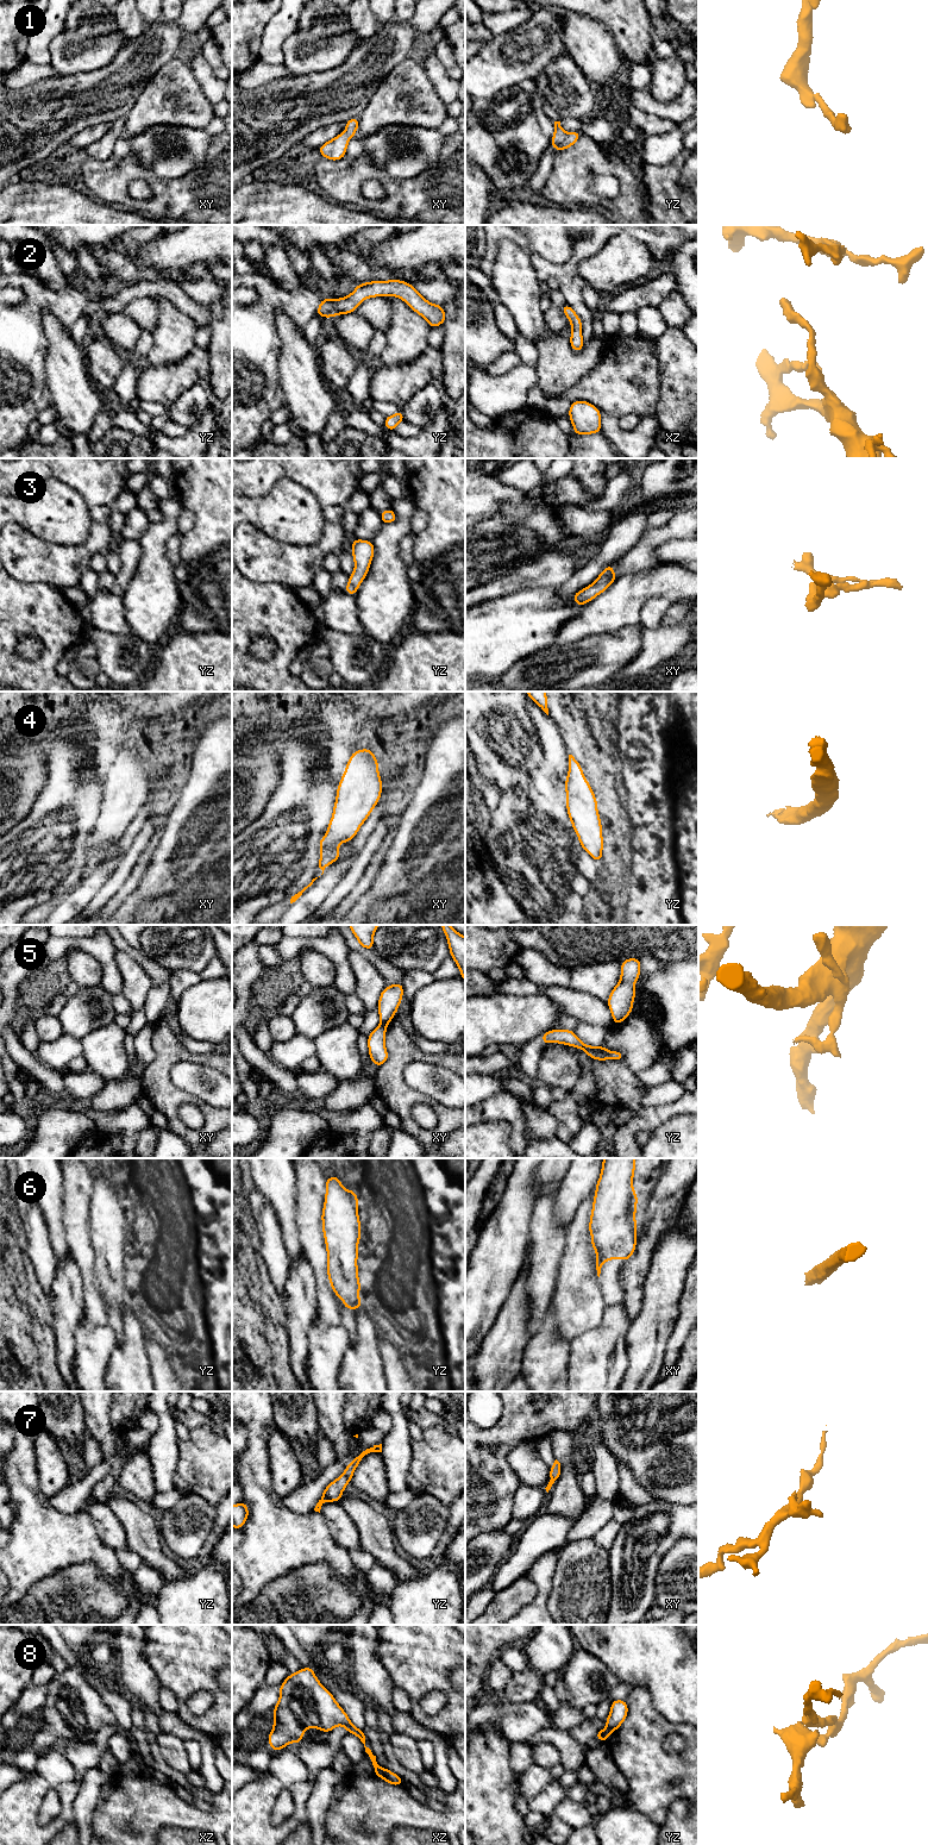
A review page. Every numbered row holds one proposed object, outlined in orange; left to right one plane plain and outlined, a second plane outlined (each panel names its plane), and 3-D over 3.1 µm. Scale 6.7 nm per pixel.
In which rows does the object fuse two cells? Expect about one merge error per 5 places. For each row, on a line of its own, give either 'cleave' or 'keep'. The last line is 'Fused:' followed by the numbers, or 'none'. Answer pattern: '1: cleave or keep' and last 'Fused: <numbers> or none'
1: keep
2: keep
3: keep
4: keep
5: cleave
6: keep
7: keep
8: cleave
Fused: 5, 8

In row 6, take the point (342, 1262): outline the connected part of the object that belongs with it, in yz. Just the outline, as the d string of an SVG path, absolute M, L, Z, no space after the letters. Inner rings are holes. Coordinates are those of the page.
M338 1176L325 1178L326 1194L321 1214L327 1251L327 1277L333 1293L347 1309L357 1311L360 1281L358 1278L358 1243L360 1220L357 1192L345 1189Z

